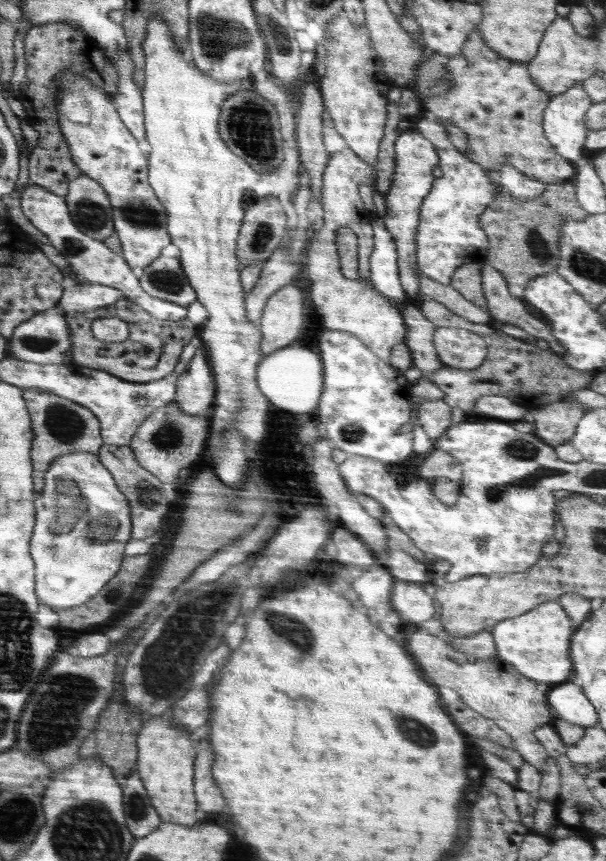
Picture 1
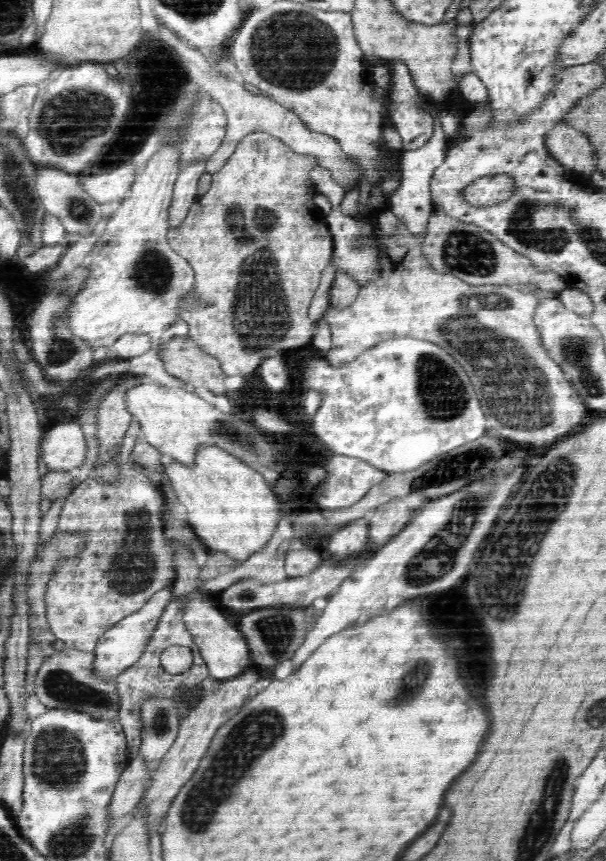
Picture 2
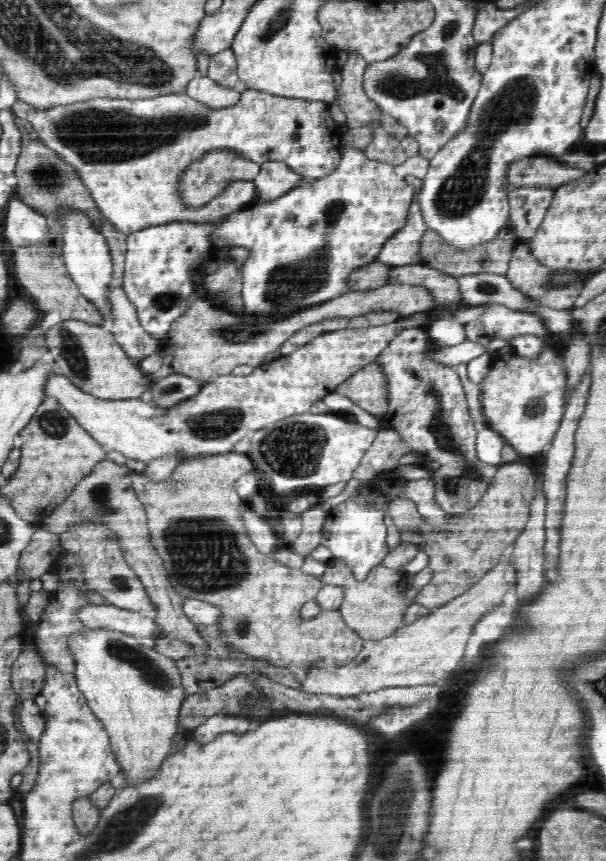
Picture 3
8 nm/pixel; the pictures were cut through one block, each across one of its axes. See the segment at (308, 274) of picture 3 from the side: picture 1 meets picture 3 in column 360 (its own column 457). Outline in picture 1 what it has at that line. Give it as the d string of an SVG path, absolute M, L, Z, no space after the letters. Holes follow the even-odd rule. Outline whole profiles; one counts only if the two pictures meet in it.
M427 116L413 123L436 149L442 176L434 178L433 187L424 198L415 236L418 269L423 275L448 285L459 266L486 262L489 251L487 234L479 227L479 216L496 197L497 186L479 164L472 162L448 140L442 121Z

